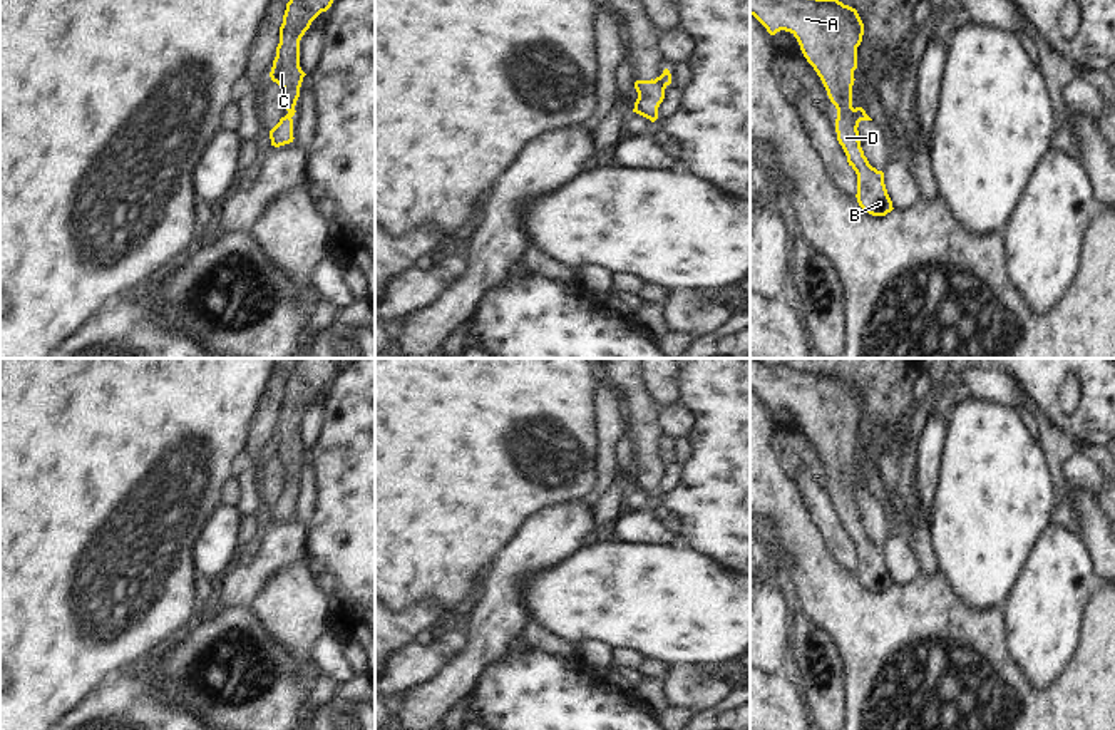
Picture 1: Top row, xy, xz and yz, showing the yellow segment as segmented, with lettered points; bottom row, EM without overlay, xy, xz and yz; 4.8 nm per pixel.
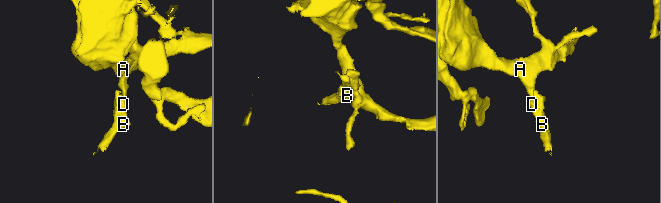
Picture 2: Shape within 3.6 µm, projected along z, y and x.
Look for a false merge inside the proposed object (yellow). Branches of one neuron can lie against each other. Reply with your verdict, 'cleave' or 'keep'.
keep

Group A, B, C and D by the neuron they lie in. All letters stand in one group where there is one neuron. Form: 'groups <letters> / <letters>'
groups A B C D

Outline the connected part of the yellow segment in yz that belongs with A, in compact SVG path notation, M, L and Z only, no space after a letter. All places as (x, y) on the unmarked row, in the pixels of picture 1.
M750 360L750 390L770 410L785 405L797 414L804 432L820 452L837 484L837 516L857 549L859 581L872 591L891 588L894 583L884 559L884 548L869 539L859 516L859 497L872 494L862 482L852 482L857 422L864 410L857 385L837 373L817 373L785 363L768 365Z

